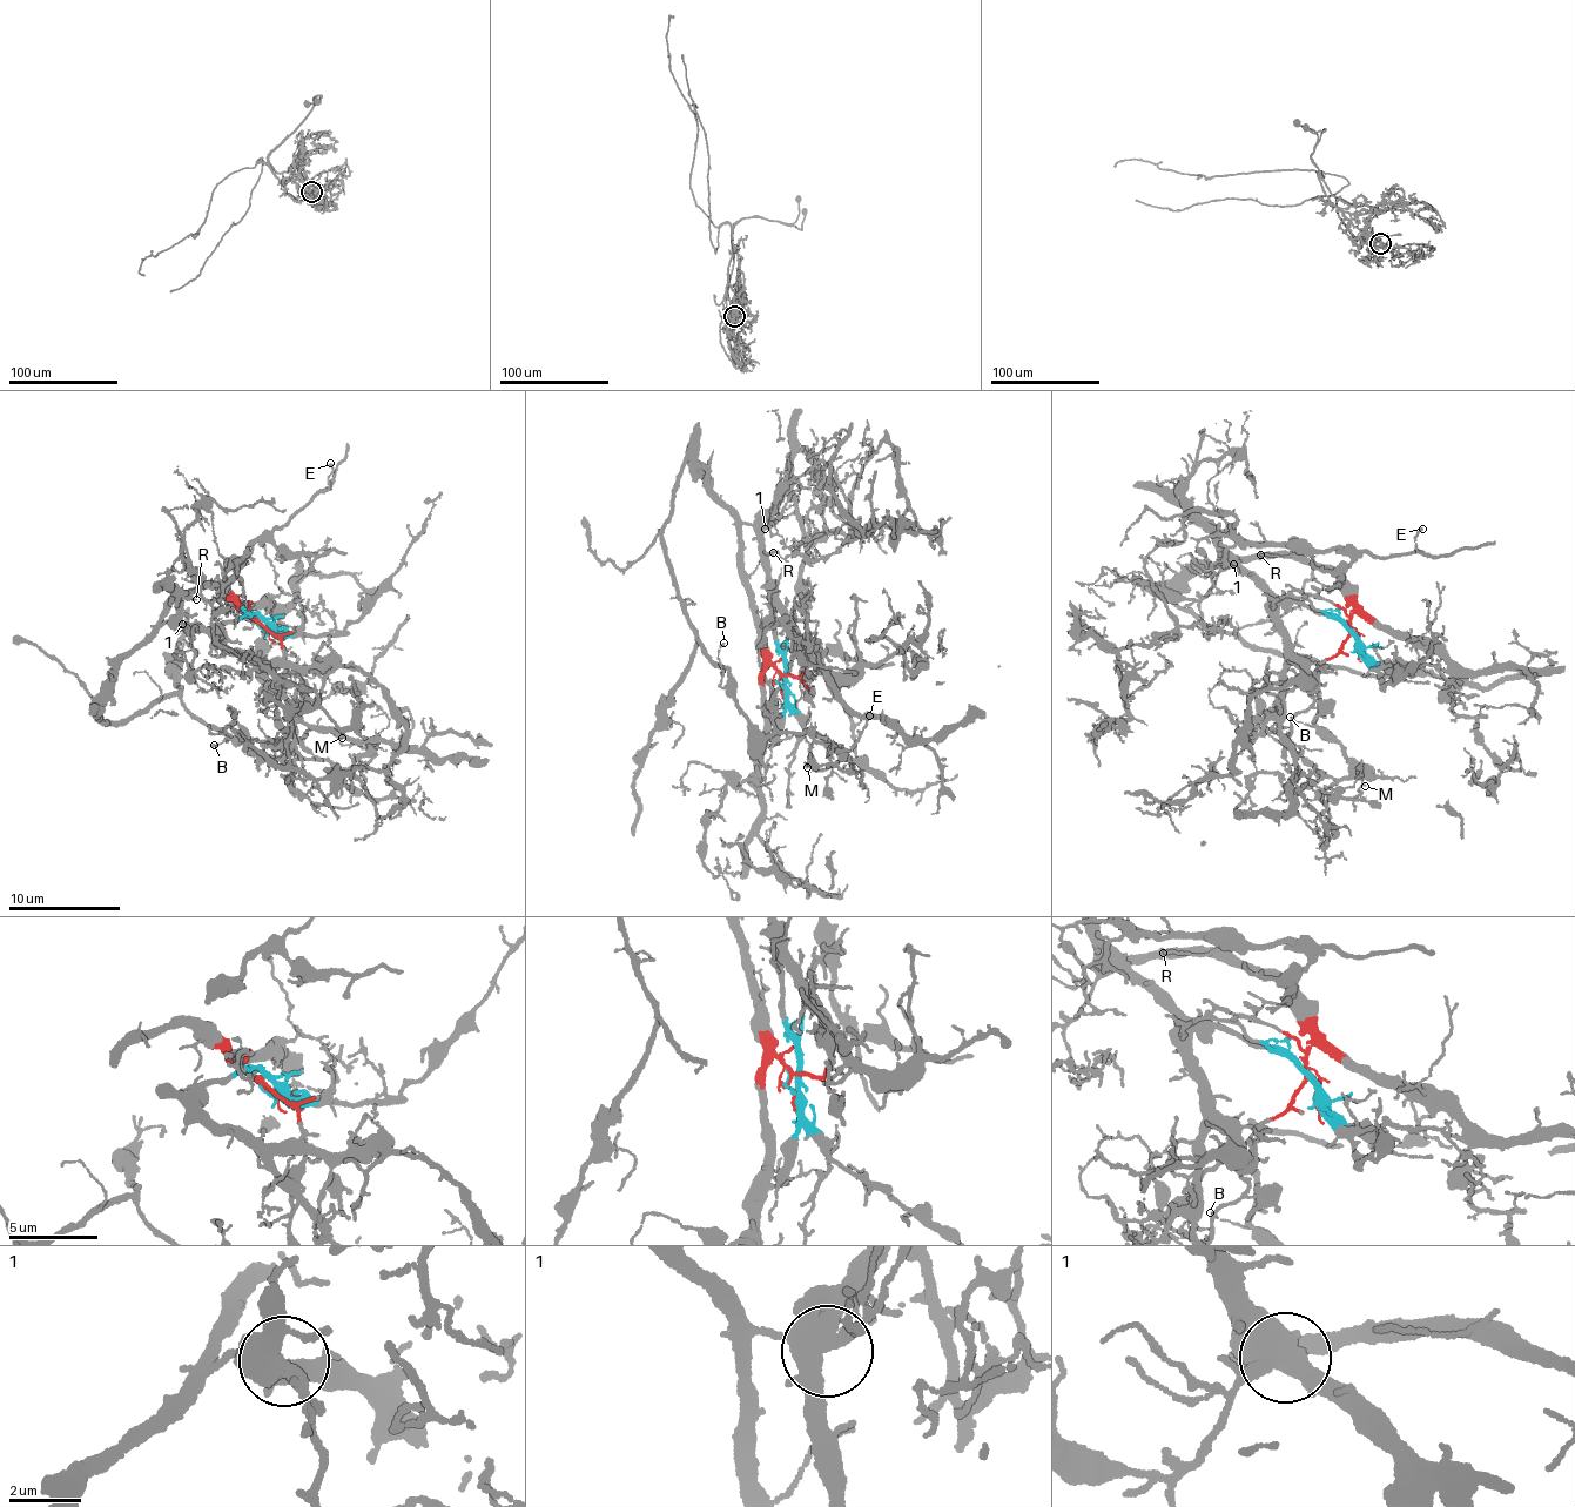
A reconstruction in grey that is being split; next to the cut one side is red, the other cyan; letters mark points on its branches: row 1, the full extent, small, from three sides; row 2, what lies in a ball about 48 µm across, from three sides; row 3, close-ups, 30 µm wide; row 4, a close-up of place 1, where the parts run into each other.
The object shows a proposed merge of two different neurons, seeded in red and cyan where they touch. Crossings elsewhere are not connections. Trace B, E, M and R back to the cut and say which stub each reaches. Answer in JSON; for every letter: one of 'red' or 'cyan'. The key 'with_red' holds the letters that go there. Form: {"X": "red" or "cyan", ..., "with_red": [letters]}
{"B": "red", "E": "cyan", "M": "red", "R": "red", "with_red": ["B", "M", "R"]}

